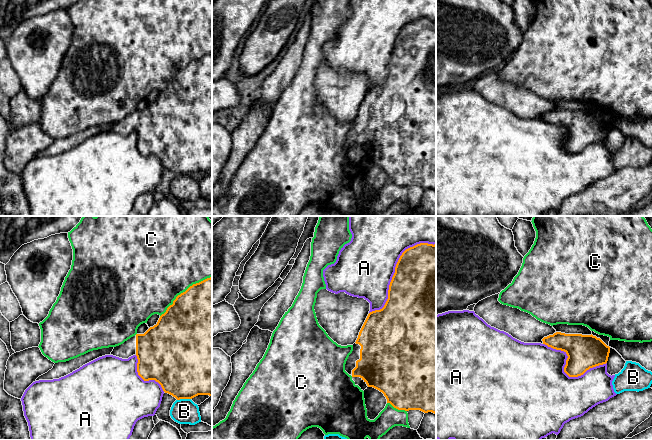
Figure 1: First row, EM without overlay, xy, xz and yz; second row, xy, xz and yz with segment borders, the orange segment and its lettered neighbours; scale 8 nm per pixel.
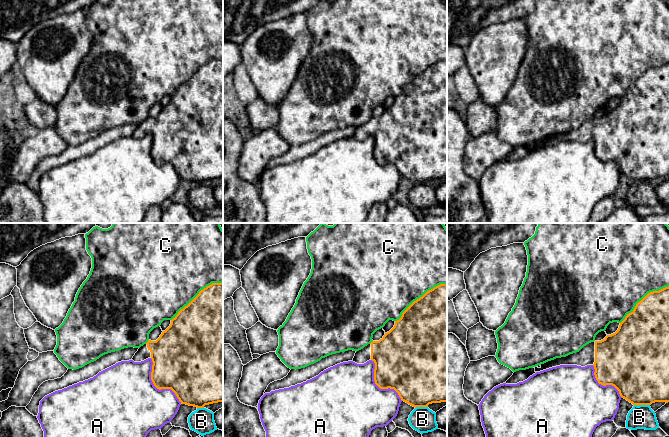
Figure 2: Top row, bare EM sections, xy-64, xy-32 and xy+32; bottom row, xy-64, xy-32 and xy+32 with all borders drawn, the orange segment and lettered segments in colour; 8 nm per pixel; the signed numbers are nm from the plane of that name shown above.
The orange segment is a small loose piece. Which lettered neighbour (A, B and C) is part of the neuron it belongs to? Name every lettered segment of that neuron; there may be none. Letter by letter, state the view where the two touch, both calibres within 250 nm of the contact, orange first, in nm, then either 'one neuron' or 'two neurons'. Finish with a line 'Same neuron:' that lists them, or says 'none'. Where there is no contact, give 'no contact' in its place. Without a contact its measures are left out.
A: contact in xz; calibres 500 and 480 nm; two neurons
B: contact in xy; calibres 500 and 200 nm; two neurons
C: contact in xy; calibres 500 and 480 nm; two neurons
Same neuron: none

